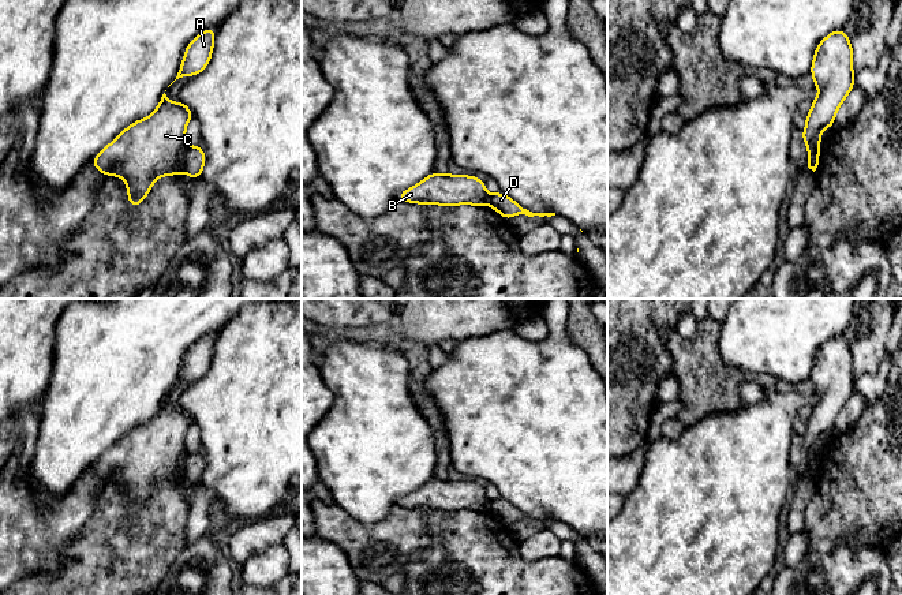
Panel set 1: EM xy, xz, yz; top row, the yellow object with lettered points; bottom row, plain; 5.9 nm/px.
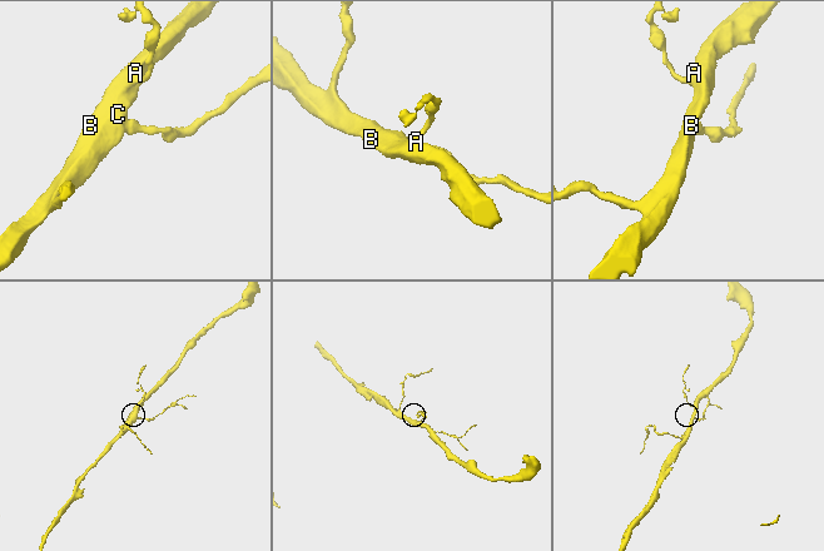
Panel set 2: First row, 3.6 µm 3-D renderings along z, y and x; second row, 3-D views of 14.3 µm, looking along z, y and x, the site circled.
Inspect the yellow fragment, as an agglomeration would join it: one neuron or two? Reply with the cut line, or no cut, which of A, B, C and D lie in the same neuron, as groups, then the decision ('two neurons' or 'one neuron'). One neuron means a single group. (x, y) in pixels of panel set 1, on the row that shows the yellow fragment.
cut in xy along (186, 149), (182, 169); A B C / D; two neurons

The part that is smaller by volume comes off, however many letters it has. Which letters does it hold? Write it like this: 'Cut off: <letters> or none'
Cut off: D

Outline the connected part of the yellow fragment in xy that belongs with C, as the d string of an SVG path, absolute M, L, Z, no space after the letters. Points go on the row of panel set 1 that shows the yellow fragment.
M164 93L157 109L123 130L91 160L91 165L104 176L121 177L127 183L130 206L138 207L160 176L180 175L183 171L183 156L187 147L186 127L192 116L191 109L181 100L175 104Z

